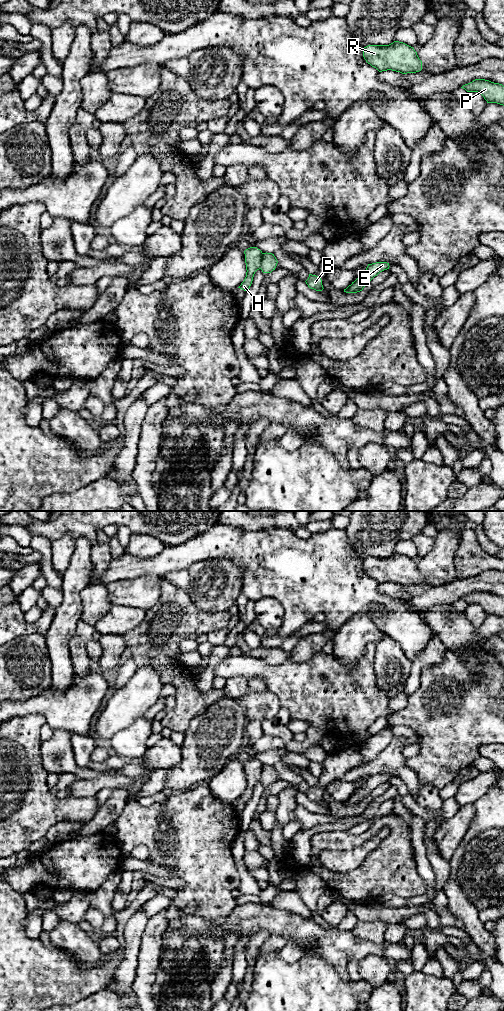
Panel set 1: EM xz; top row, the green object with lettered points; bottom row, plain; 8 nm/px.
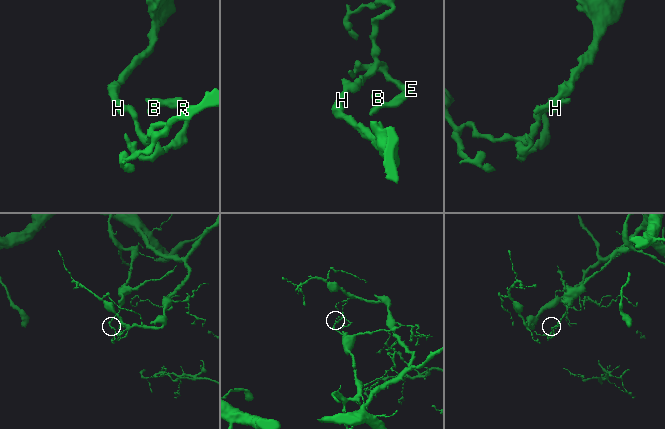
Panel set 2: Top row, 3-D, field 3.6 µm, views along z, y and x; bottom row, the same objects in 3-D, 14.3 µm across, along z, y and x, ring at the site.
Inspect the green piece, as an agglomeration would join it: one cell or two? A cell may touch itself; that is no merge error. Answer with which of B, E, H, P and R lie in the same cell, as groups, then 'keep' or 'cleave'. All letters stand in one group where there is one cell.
B E P R / H; cleave

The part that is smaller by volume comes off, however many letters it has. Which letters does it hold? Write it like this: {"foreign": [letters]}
{"foreign": ["H"]}

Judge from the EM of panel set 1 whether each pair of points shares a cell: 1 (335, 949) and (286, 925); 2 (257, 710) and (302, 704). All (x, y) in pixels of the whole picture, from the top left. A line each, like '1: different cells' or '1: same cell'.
1: same cell
2: different cells

